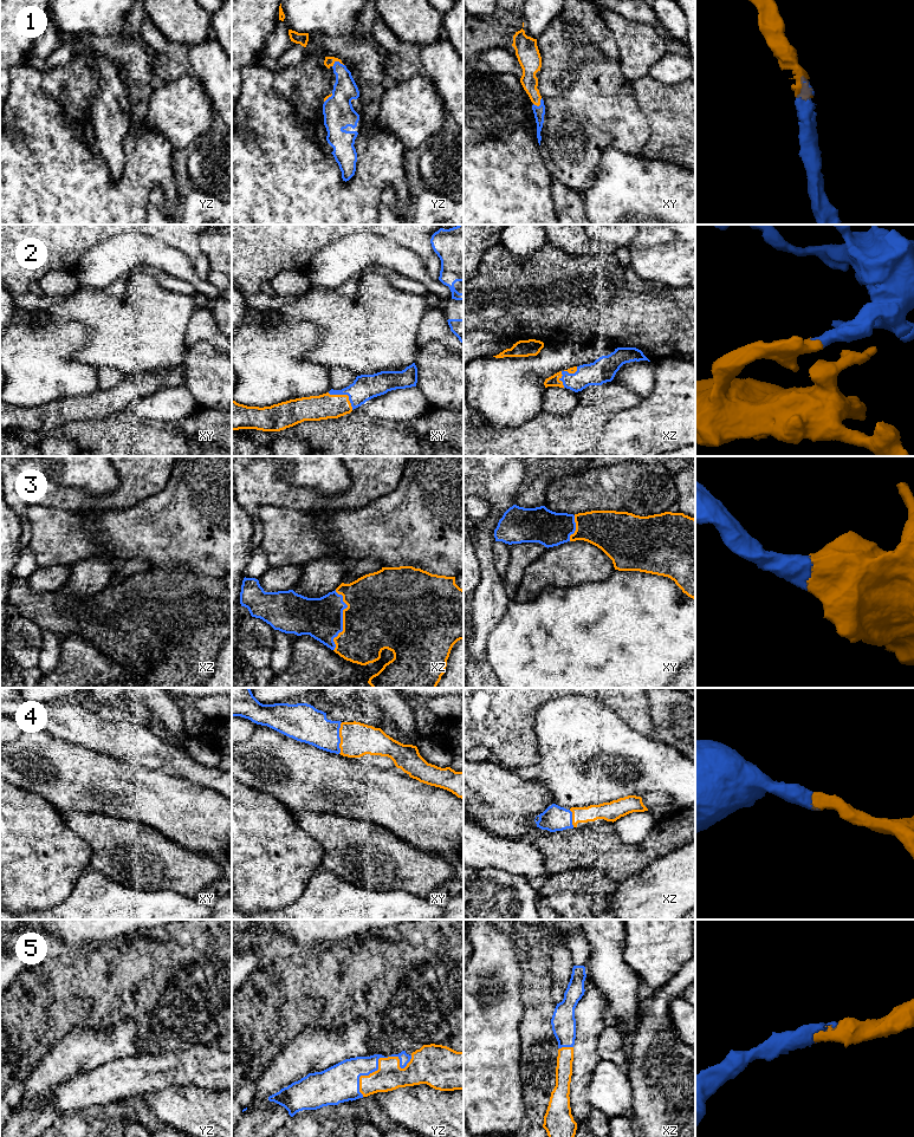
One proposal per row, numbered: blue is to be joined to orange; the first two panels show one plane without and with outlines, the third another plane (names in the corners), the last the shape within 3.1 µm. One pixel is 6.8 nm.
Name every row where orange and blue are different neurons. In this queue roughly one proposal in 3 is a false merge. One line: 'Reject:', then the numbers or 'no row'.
Reject: no row

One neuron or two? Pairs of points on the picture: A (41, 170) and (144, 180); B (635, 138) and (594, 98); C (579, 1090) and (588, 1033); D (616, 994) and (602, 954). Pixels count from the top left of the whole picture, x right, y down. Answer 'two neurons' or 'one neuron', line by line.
A: one neuron
B: one neuron
C: one neuron
D: one neuron

